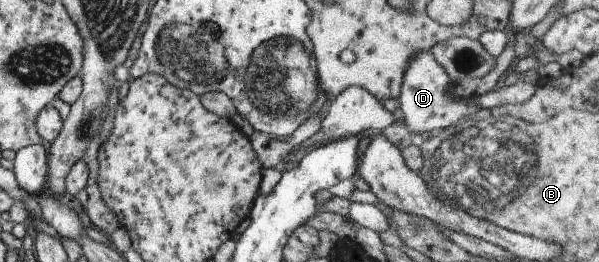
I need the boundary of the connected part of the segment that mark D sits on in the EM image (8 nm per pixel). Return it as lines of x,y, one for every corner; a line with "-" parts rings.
421,51
421,53
413,53
413,57
409,59
407,67
402,77
400,85
400,94
397,99
399,101
399,113
403,117
403,123
410,134
421,135
421,133
437,133
442,128
452,126
457,121
462,121
467,115
475,113
480,107
469,101
461,101
453,99
449,95
449,77
443,68
429,51

